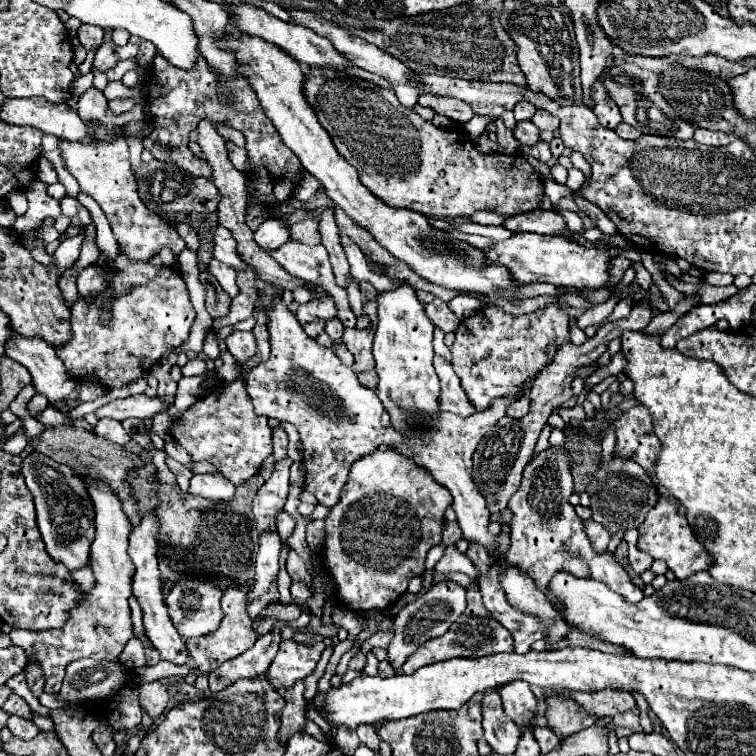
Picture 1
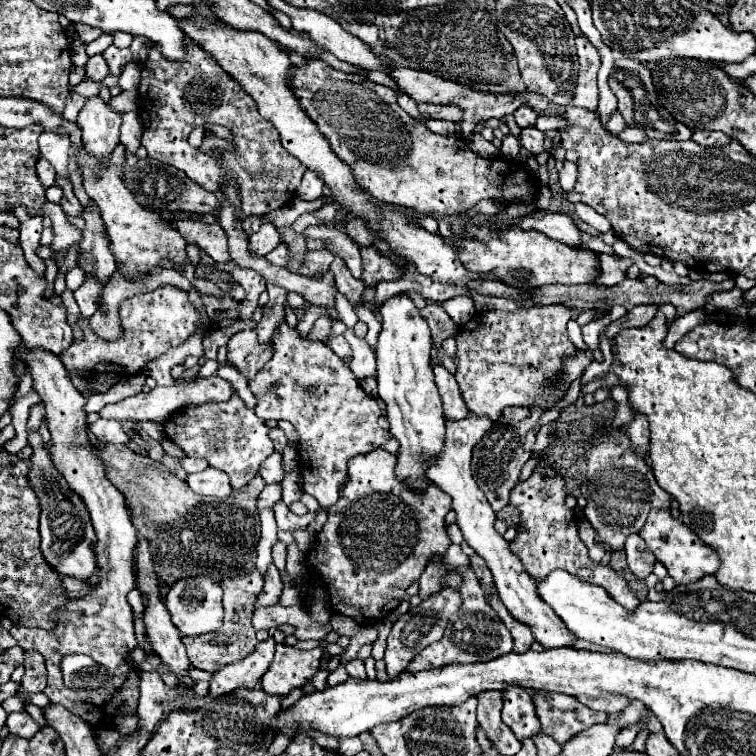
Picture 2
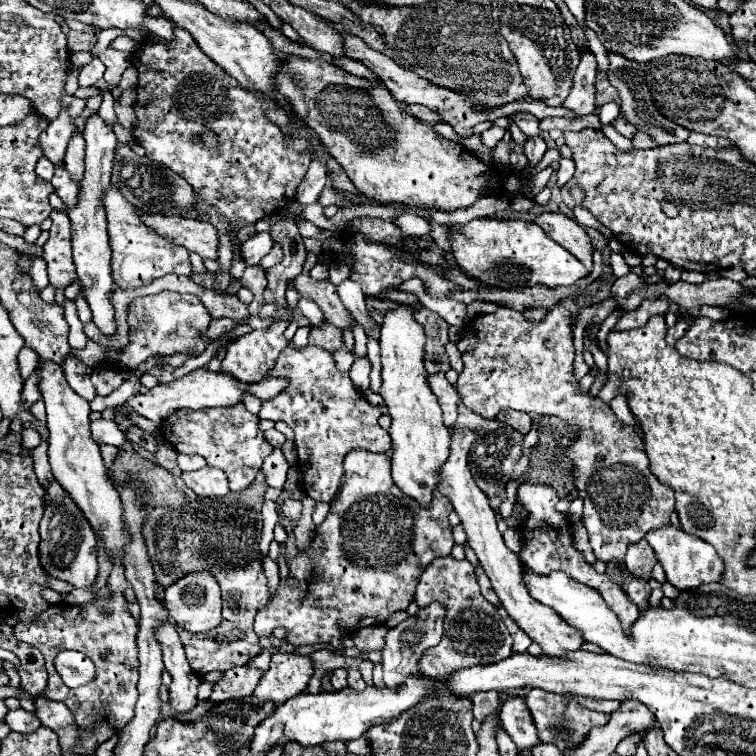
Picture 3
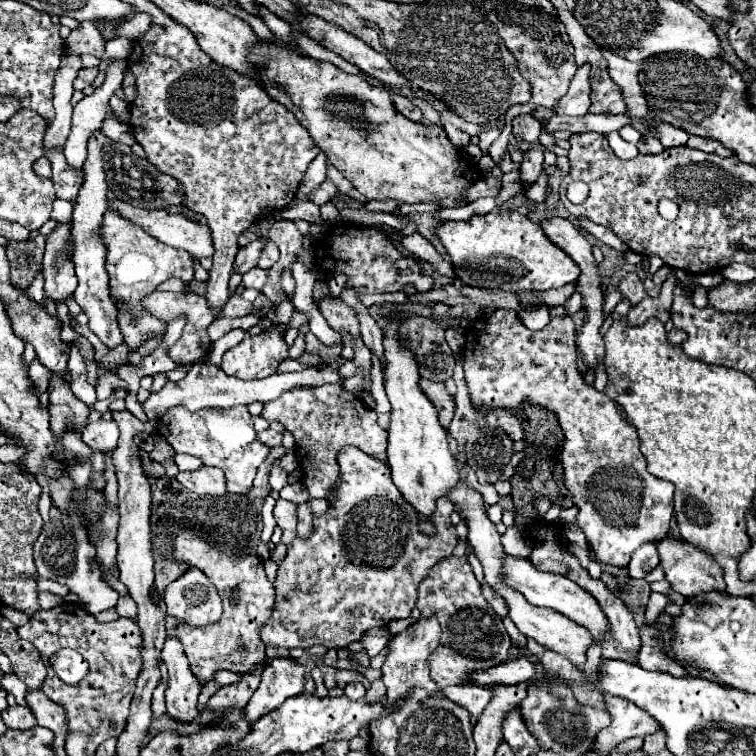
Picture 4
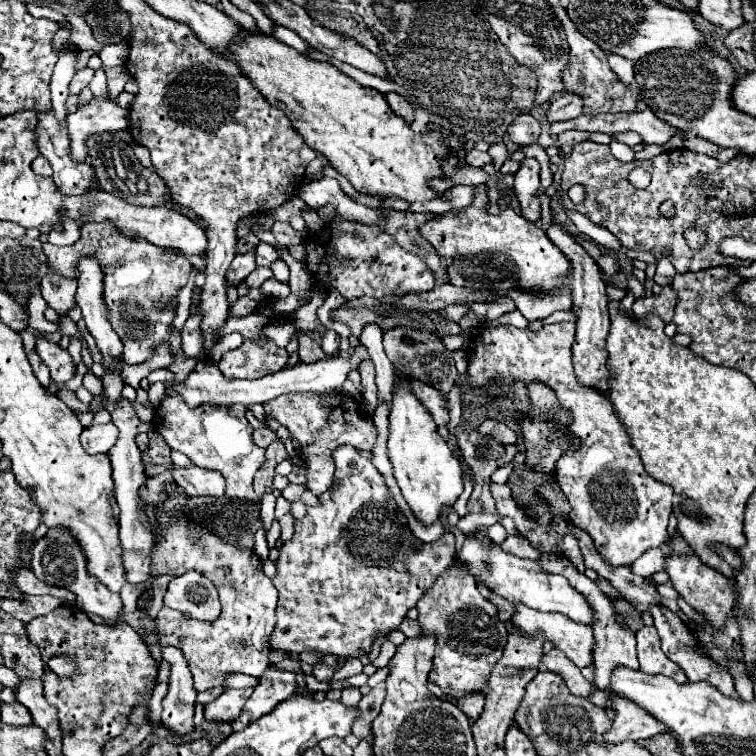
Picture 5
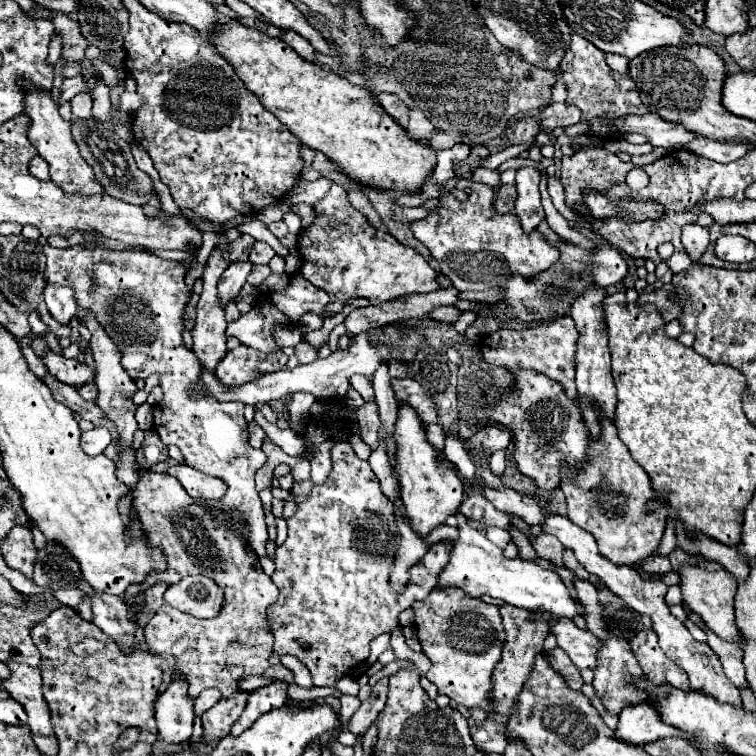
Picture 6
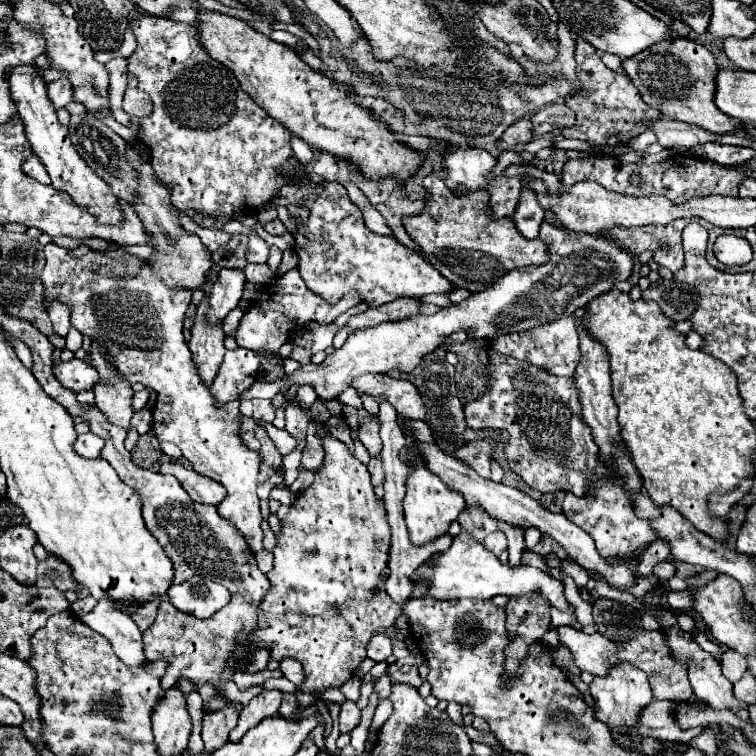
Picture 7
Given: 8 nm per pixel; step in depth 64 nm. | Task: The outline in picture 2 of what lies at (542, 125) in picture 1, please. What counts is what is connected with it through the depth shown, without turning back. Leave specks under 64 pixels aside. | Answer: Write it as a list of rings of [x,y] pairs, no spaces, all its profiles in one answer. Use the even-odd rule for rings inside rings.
[[[538,116],[536,120],[536,128],[540,132],[548,132],[548,130],[562,130],[566,128],[568,124],[560,118],[560,116]]]

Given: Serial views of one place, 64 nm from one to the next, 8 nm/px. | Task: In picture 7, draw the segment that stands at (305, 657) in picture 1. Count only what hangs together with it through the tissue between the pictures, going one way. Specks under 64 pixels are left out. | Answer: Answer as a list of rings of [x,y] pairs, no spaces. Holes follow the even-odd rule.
[[[264,690],[262,694],[252,698],[250,704],[240,712],[238,726],[230,732],[230,742],[240,742],[250,728],[260,724],[268,716],[276,716],[280,708],[280,700],[282,700],[280,690]]]

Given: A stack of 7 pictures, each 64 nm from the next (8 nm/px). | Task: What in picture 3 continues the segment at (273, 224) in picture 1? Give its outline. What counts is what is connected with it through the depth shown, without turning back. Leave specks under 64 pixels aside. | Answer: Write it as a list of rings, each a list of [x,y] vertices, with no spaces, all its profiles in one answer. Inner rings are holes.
[[[260,232],[260,234],[254,234],[252,238],[248,238],[248,240],[242,244],[240,252],[242,252],[244,262],[246,262],[248,266],[258,266],[258,260],[260,260],[262,256],[266,256],[272,246],[274,246],[274,240],[272,240],[270,232]]]

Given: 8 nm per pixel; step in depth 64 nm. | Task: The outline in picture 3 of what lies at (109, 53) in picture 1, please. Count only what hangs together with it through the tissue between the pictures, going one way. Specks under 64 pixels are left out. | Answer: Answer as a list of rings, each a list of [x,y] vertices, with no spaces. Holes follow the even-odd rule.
[[[94,58],[88,66],[80,68],[80,74],[78,74],[78,86],[94,86],[98,80],[102,80],[104,70],[106,70],[106,66],[104,66],[98,58]]]

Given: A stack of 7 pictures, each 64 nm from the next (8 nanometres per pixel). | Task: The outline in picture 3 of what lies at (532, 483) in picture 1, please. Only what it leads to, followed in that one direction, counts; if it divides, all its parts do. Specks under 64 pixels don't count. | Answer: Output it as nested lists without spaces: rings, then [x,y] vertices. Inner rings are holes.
[[[522,484],[518,488],[518,500],[530,512],[530,516],[526,520],[526,528],[524,528],[526,544],[524,544],[524,550],[518,554],[520,560],[524,560],[524,564],[528,564],[528,568],[532,568],[532,572],[536,572],[536,574],[548,574],[552,570],[562,570],[568,576],[572,576],[572,580],[576,580],[580,584],[590,584],[592,588],[596,588],[600,592],[600,596],[612,608],[612,612],[616,612],[616,616],[620,616],[620,622],[624,624],[624,628],[628,628],[628,624],[632,624],[632,620],[636,620],[636,616],[638,616],[636,604],[628,600],[628,596],[616,582],[612,582],[606,574],[598,574],[592,568],[592,564],[586,564],[582,554],[572,546],[568,518],[566,518],[566,514],[560,514],[554,510],[554,506],[558,502],[556,490],[552,486]]]

